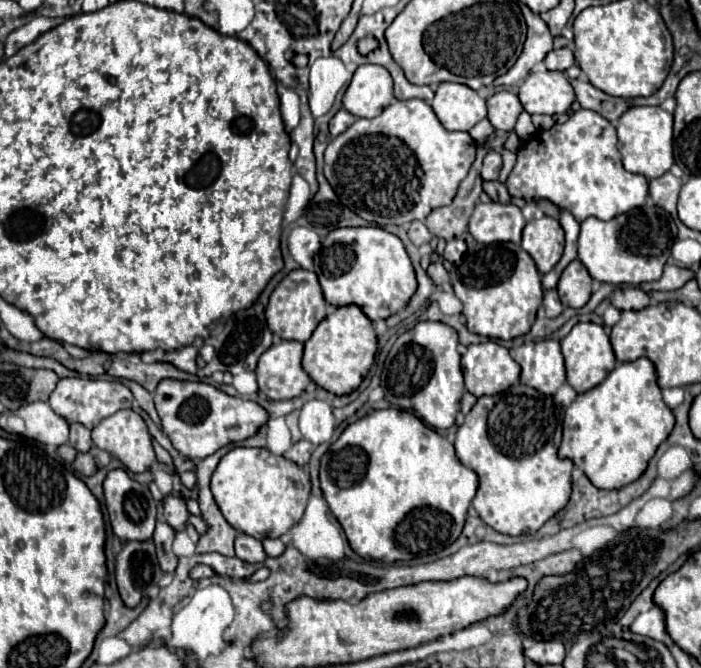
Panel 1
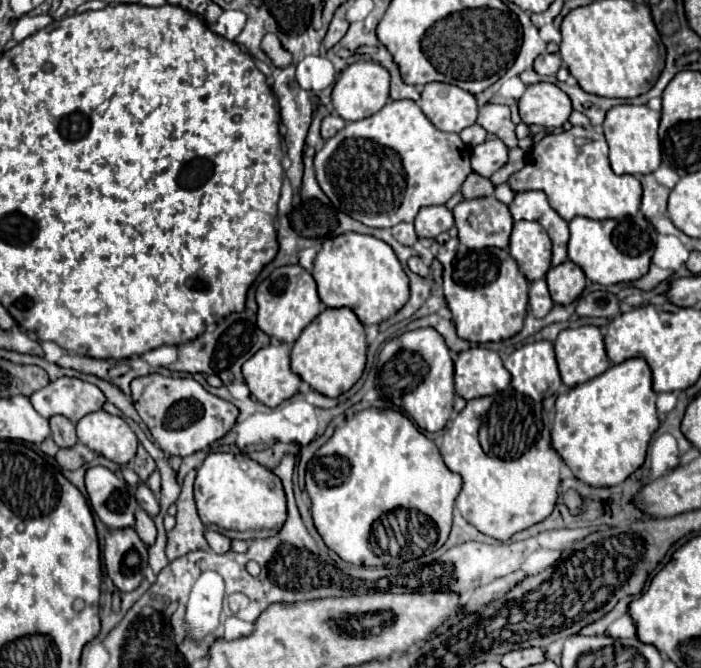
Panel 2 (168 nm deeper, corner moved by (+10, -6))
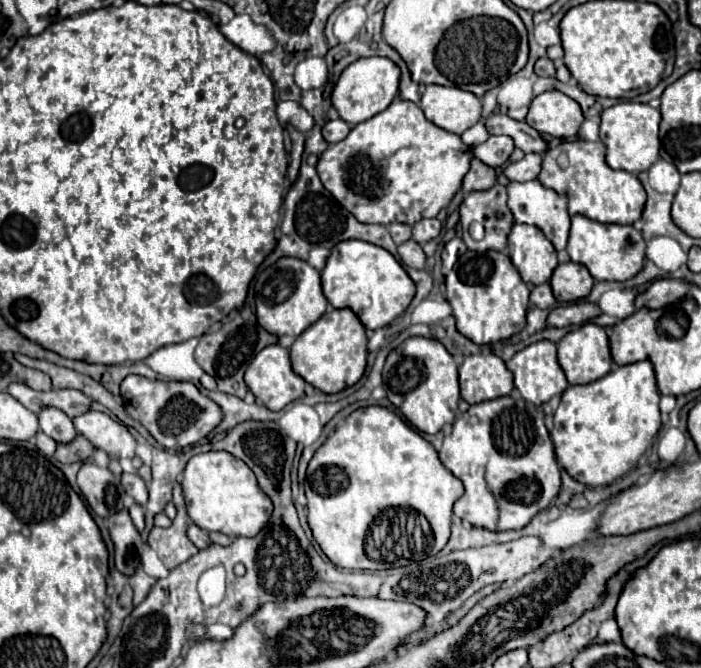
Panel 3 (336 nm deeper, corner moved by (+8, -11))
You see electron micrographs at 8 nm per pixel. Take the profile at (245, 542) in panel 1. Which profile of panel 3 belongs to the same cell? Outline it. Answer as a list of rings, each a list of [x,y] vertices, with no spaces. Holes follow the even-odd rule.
[[[191,523],[191,527],[189,527],[189,531],[187,531],[187,535],[189,535],[189,539],[199,547],[199,549],[207,549],[209,545],[211,545],[211,539],[209,539],[209,535],[201,529],[201,527],[197,527],[195,523]]]

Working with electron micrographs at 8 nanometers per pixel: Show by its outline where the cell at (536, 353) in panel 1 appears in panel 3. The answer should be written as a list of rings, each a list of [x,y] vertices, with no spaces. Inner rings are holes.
[[[537,341],[531,343],[529,347],[521,349],[519,353],[515,353],[509,361],[507,361],[507,369],[515,375],[515,387],[519,389],[521,397],[533,405],[543,405],[547,403],[551,397],[561,395],[567,389],[567,379],[563,369],[557,363],[557,349],[555,343],[551,341]]]

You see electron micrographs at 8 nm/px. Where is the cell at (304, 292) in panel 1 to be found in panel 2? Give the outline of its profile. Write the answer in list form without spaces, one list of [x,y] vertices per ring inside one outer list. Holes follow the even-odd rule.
[[[299,264],[293,266],[279,266],[275,268],[263,282],[259,282],[257,292],[257,326],[273,338],[279,338],[281,342],[293,344],[303,328],[321,312],[321,300],[317,294],[317,284],[313,276],[301,268]]]

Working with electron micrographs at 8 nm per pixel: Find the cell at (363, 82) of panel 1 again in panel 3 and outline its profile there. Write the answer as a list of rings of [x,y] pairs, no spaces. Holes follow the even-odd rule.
[[[387,57],[359,59],[359,61],[351,63],[349,67],[345,67],[345,71],[341,73],[341,77],[331,93],[331,103],[343,121],[347,121],[351,125],[363,123],[389,107],[389,103],[395,99],[395,95],[399,91],[399,75],[401,75],[399,67],[395,63],[391,63],[391,59],[387,59]]]

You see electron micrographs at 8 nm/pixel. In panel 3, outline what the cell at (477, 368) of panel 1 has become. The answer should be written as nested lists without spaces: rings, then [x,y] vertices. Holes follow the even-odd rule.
[[[493,353],[467,357],[459,367],[459,383],[461,397],[469,405],[509,395],[513,389],[511,371],[505,367],[505,361]]]

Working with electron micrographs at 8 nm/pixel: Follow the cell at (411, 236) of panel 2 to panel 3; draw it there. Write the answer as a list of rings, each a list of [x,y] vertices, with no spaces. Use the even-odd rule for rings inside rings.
[[[393,223],[393,225],[389,225],[387,229],[389,229],[389,233],[391,233],[391,237],[393,237],[393,241],[395,241],[397,245],[401,245],[401,243],[405,243],[405,241],[411,239],[411,225]]]

